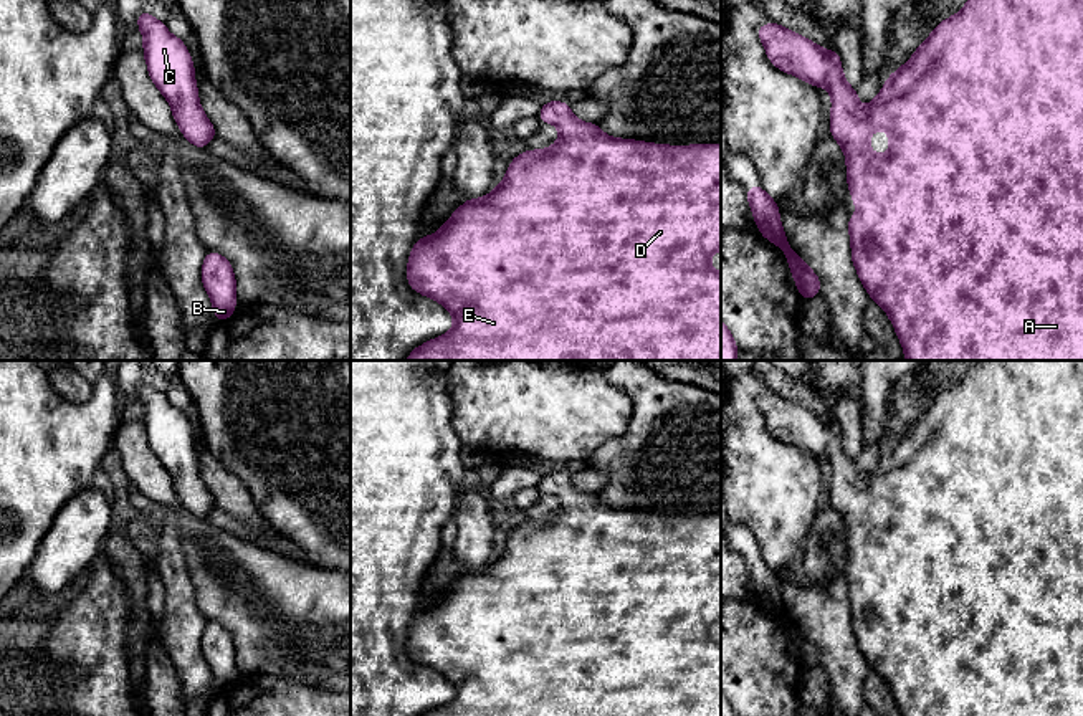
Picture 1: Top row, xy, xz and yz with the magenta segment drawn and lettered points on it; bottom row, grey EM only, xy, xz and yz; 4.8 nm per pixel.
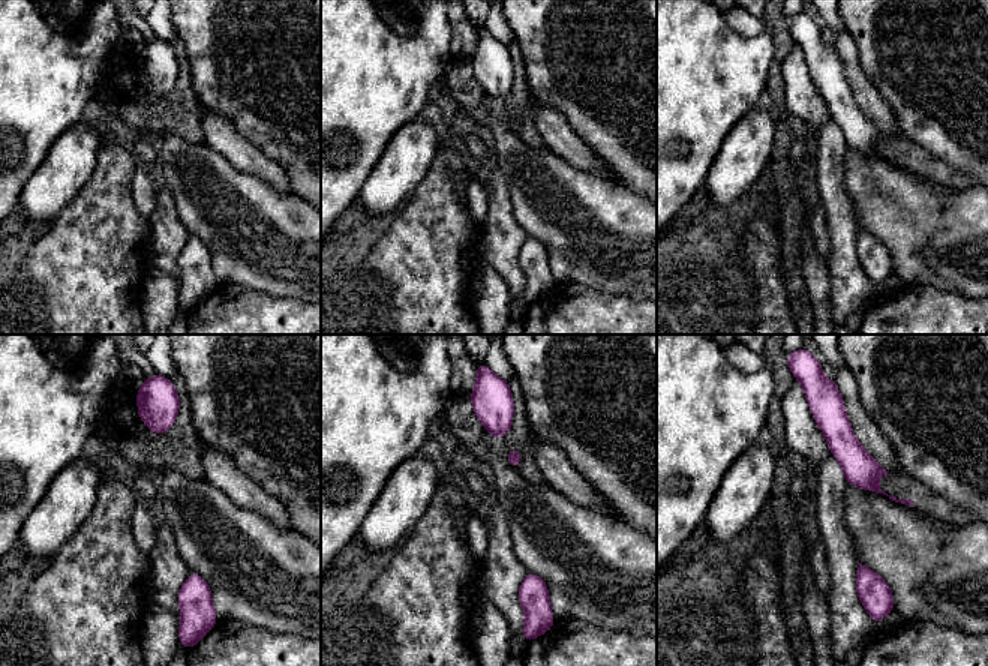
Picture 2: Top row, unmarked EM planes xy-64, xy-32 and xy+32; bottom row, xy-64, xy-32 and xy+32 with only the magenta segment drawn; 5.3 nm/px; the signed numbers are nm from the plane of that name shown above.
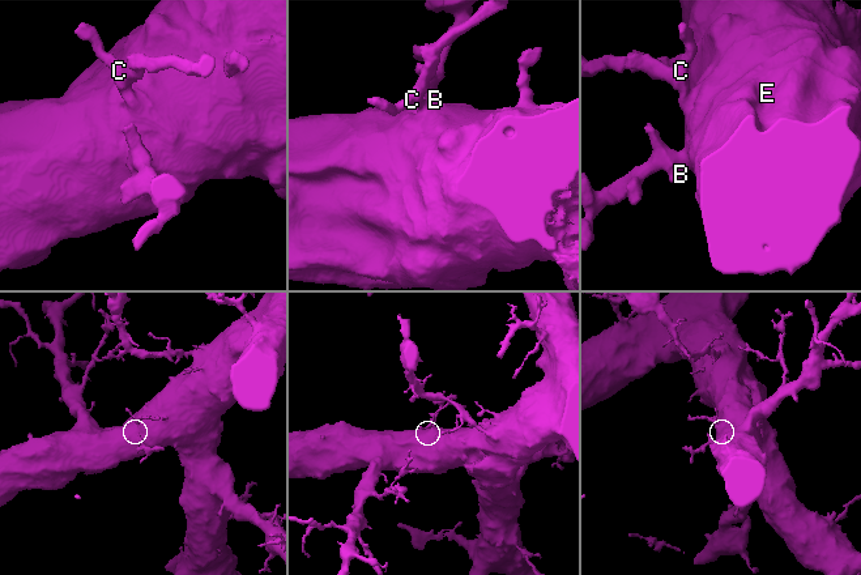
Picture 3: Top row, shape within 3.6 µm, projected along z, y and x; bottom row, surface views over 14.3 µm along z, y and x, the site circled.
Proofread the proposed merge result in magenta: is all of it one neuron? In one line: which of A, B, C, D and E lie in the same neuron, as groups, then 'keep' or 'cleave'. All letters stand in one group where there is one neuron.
A B C D E | keep

